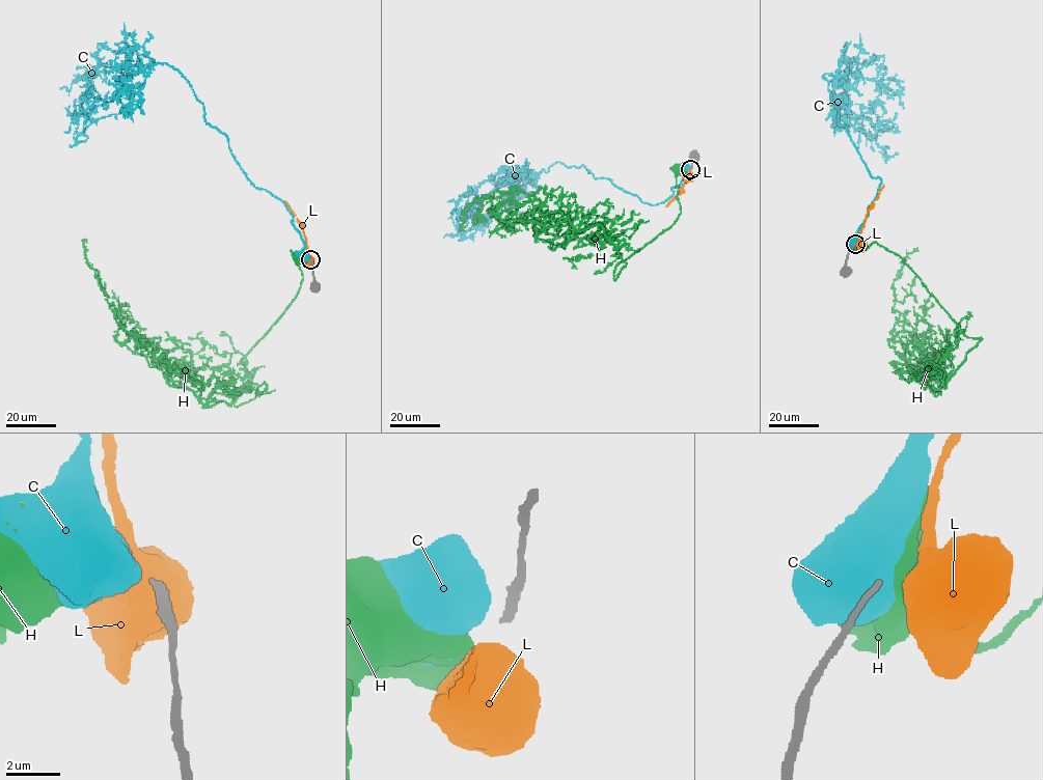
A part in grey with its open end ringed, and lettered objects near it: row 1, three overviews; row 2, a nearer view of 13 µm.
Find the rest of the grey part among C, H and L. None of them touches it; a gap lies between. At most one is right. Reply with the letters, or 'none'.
none

